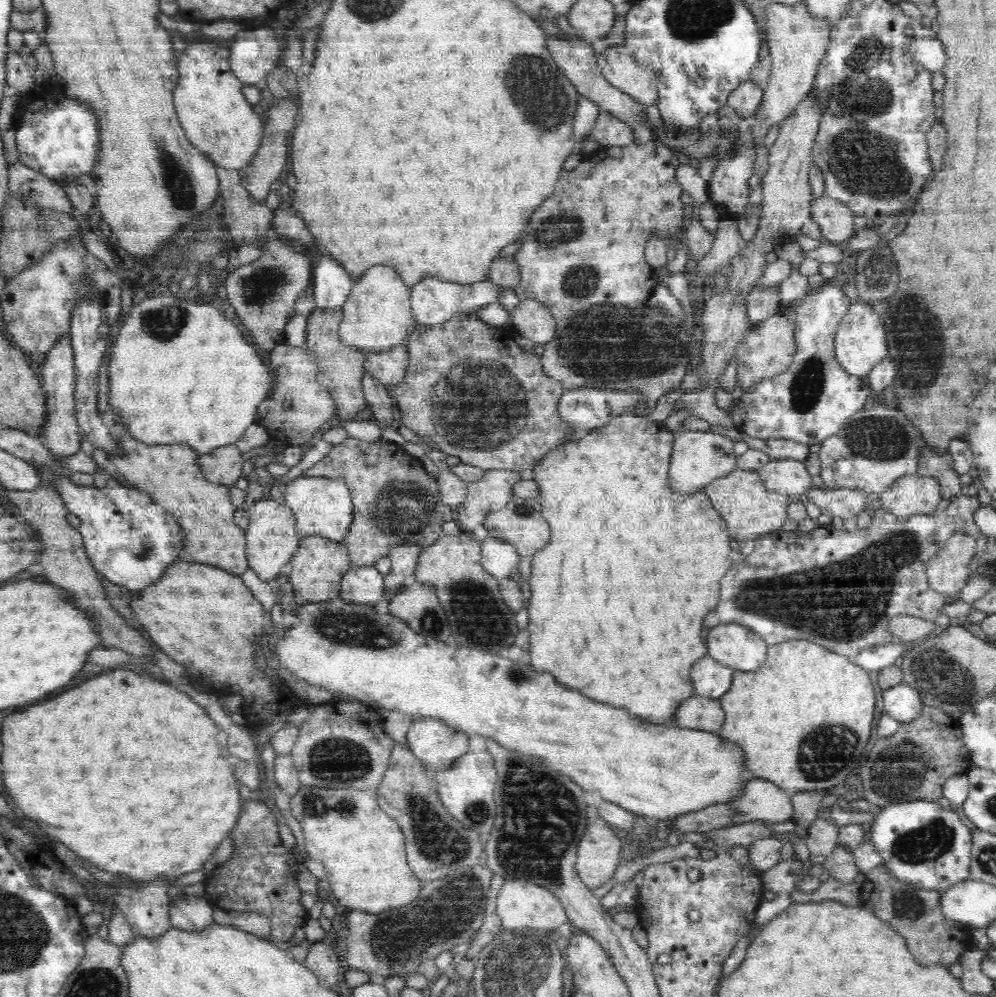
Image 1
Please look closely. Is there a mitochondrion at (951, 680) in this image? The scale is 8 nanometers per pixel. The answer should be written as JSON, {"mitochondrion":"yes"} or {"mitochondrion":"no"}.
{"mitochondrion":"yes"}

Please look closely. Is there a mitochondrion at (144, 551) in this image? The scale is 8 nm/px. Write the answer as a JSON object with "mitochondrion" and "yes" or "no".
{"mitochondrion":"yes"}

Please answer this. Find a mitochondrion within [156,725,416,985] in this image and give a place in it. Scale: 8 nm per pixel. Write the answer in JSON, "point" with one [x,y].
{"point":[339,759]}

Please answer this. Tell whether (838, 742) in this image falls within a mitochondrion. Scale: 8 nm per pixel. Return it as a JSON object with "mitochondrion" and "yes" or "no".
{"mitochondrion":"yes"}

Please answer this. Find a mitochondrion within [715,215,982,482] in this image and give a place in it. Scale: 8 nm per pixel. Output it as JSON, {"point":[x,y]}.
{"point":[917,342]}

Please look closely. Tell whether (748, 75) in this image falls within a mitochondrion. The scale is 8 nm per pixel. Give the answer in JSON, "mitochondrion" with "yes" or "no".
{"mitochondrion":"no"}

